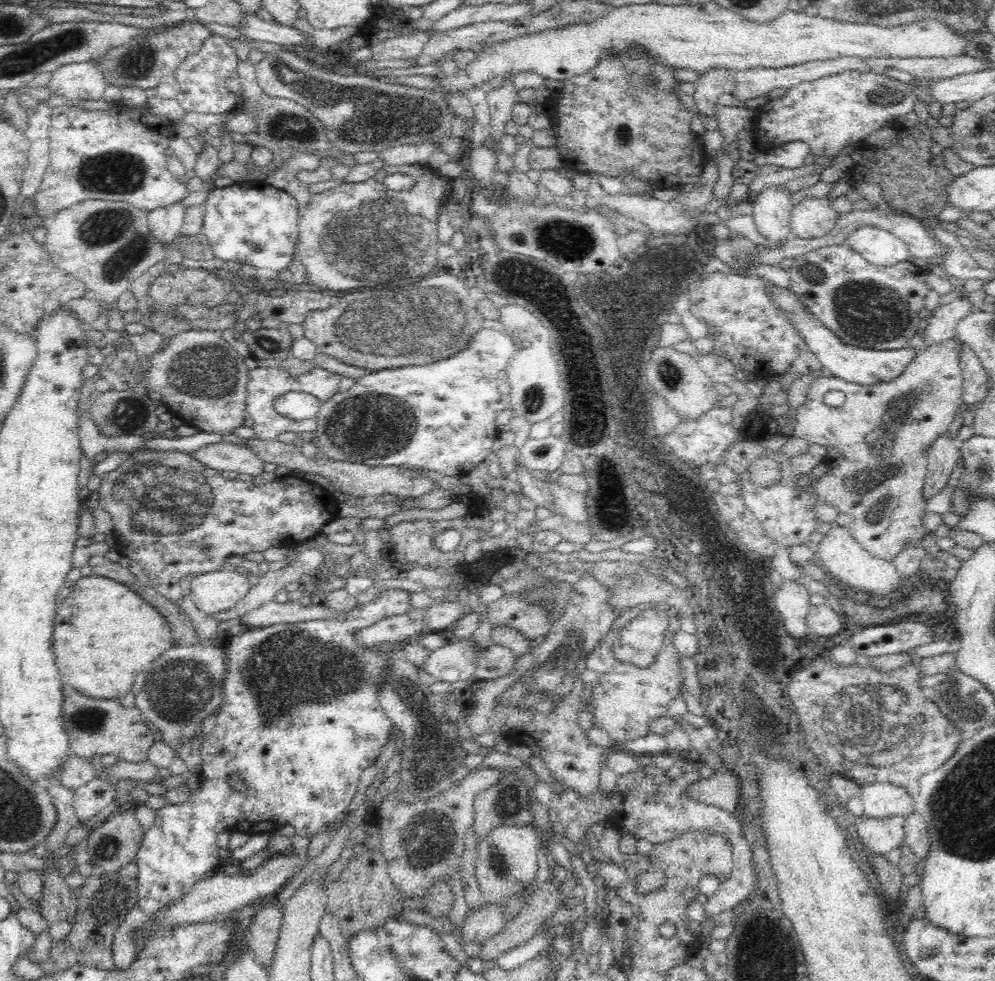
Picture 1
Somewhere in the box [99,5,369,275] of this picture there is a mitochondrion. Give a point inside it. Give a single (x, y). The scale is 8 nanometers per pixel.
(139, 62)

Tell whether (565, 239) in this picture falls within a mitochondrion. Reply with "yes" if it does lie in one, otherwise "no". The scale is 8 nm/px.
yes

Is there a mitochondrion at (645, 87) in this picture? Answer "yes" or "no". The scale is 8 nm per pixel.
yes

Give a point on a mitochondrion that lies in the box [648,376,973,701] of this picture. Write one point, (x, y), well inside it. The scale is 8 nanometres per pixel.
(869, 487)

